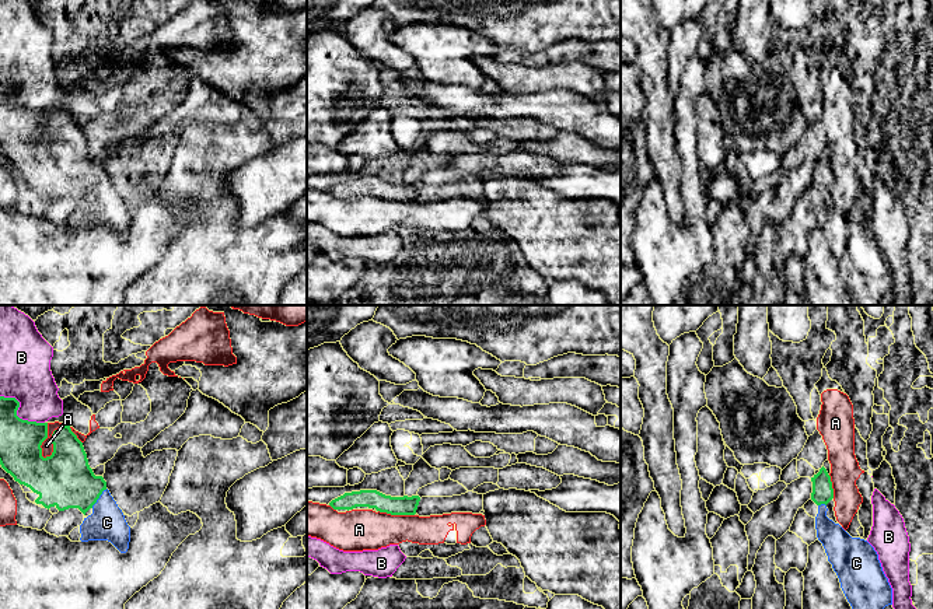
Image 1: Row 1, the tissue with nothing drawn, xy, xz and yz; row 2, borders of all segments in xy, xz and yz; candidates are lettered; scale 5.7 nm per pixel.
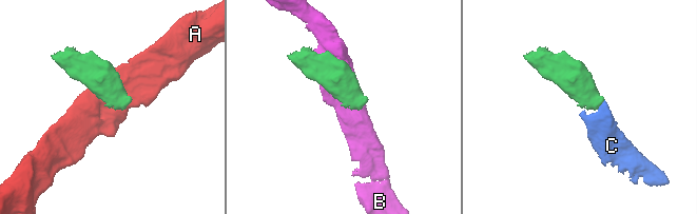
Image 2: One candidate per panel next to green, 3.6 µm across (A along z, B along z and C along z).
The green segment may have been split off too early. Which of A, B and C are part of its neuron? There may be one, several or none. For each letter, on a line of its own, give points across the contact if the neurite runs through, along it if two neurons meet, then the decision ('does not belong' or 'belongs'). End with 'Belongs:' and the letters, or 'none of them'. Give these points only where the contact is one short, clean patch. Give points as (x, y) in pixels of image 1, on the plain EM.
A: does not belong
B: does not belong
C: across xy (65, 165), (98, 184), (104, 192), (107, 209) | belongs
Belongs: C

